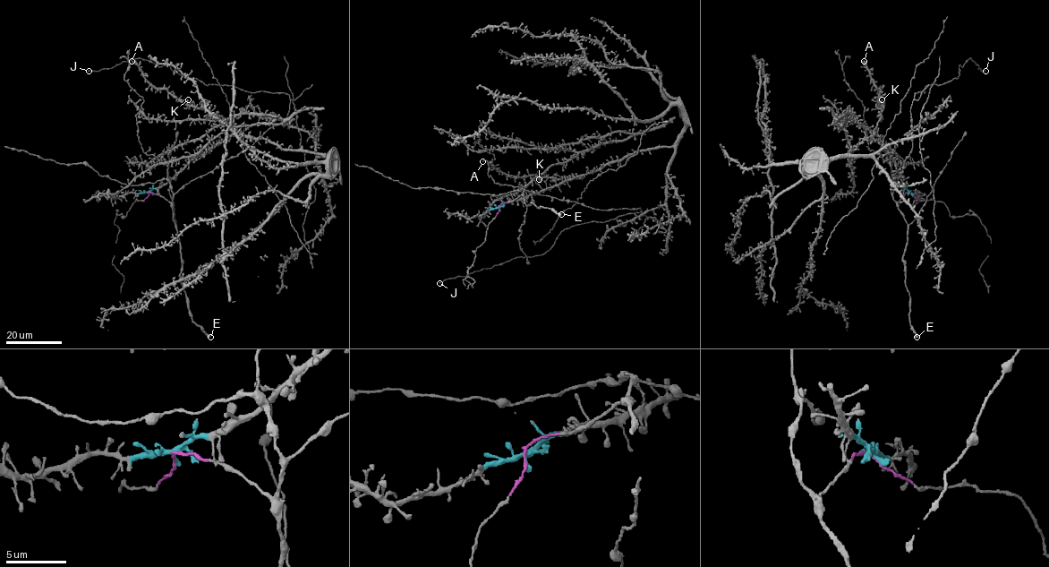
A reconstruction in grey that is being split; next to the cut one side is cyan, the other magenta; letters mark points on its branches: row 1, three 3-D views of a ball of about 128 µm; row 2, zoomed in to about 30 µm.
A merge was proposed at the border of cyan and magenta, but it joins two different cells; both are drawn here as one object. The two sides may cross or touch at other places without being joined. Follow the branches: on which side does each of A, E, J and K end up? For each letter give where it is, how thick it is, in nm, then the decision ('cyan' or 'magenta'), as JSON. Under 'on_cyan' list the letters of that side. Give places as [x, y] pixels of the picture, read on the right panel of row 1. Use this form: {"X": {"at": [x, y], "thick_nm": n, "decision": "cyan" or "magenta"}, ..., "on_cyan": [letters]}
{"A": {"at": [864, 61], "thick_nm": 180, "decision": "cyan"}, "E": {"at": [916, 337], "thick_nm": 550, "decision": "magenta"}, "J": {"at": [985, 71], "thick_nm": 190, "decision": "magenta"}, "K": {"at": [882, 99], "thick_nm": 240, "decision": "cyan"}, "on_cyan": ["A", "K"]}

